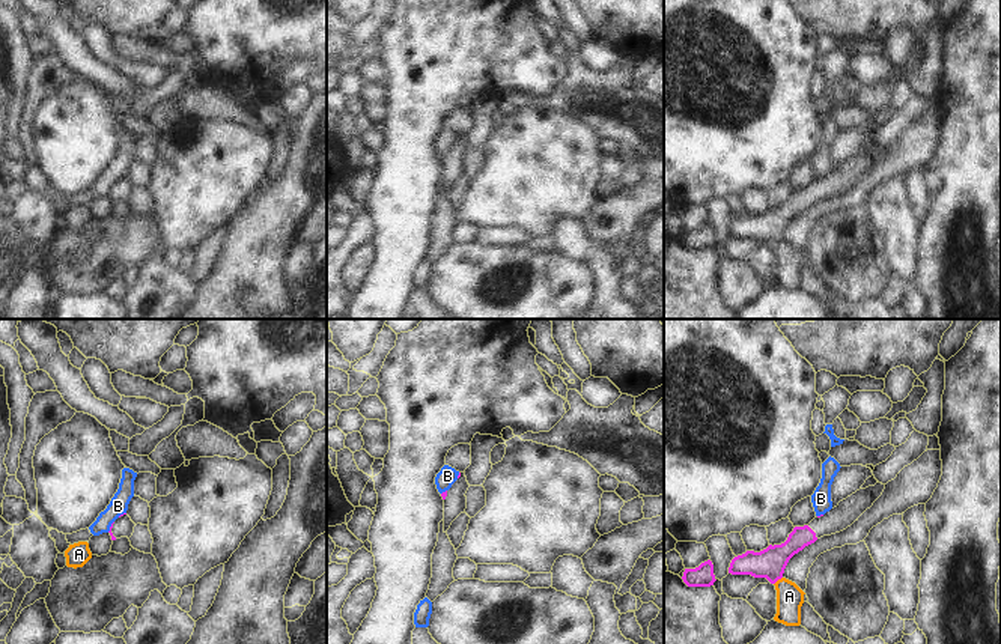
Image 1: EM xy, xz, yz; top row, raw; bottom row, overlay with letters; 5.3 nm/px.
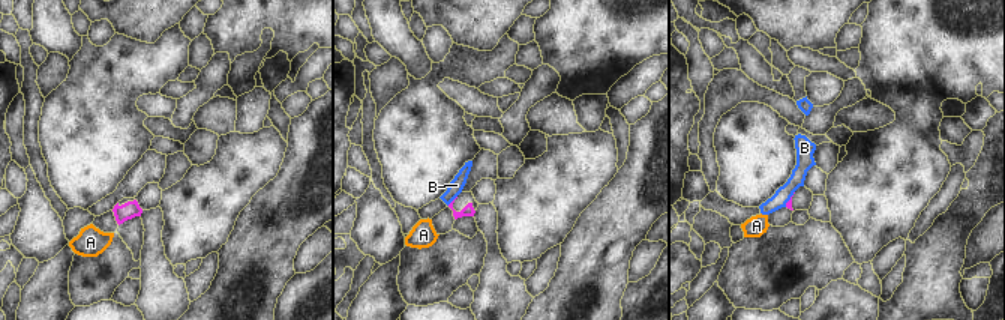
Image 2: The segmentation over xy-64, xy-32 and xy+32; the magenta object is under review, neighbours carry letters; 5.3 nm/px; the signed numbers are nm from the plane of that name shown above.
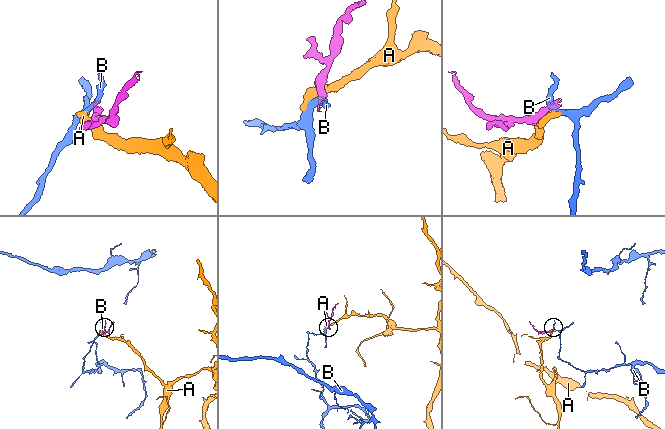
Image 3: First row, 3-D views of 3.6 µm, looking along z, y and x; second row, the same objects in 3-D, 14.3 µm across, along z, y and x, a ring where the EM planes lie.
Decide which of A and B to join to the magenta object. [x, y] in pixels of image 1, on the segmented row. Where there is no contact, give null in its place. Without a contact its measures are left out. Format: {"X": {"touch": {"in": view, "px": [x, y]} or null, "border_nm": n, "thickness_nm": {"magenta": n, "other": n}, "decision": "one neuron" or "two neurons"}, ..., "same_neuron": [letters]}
{"A": {"touch": {"in": "yz", "px": [777, 580]}, "border_nm": 60, "thickness_nm": {"magenta": 160, "other": 140}, "decision": "two neurons"}, "B": {"touch": {"in": "xy", "px": [110, 527]}, "border_nm": 70, "thickness_nm": {"magenta": 20, "other": 100}, "decision": "two neurons"}, "same_neuron": []}

